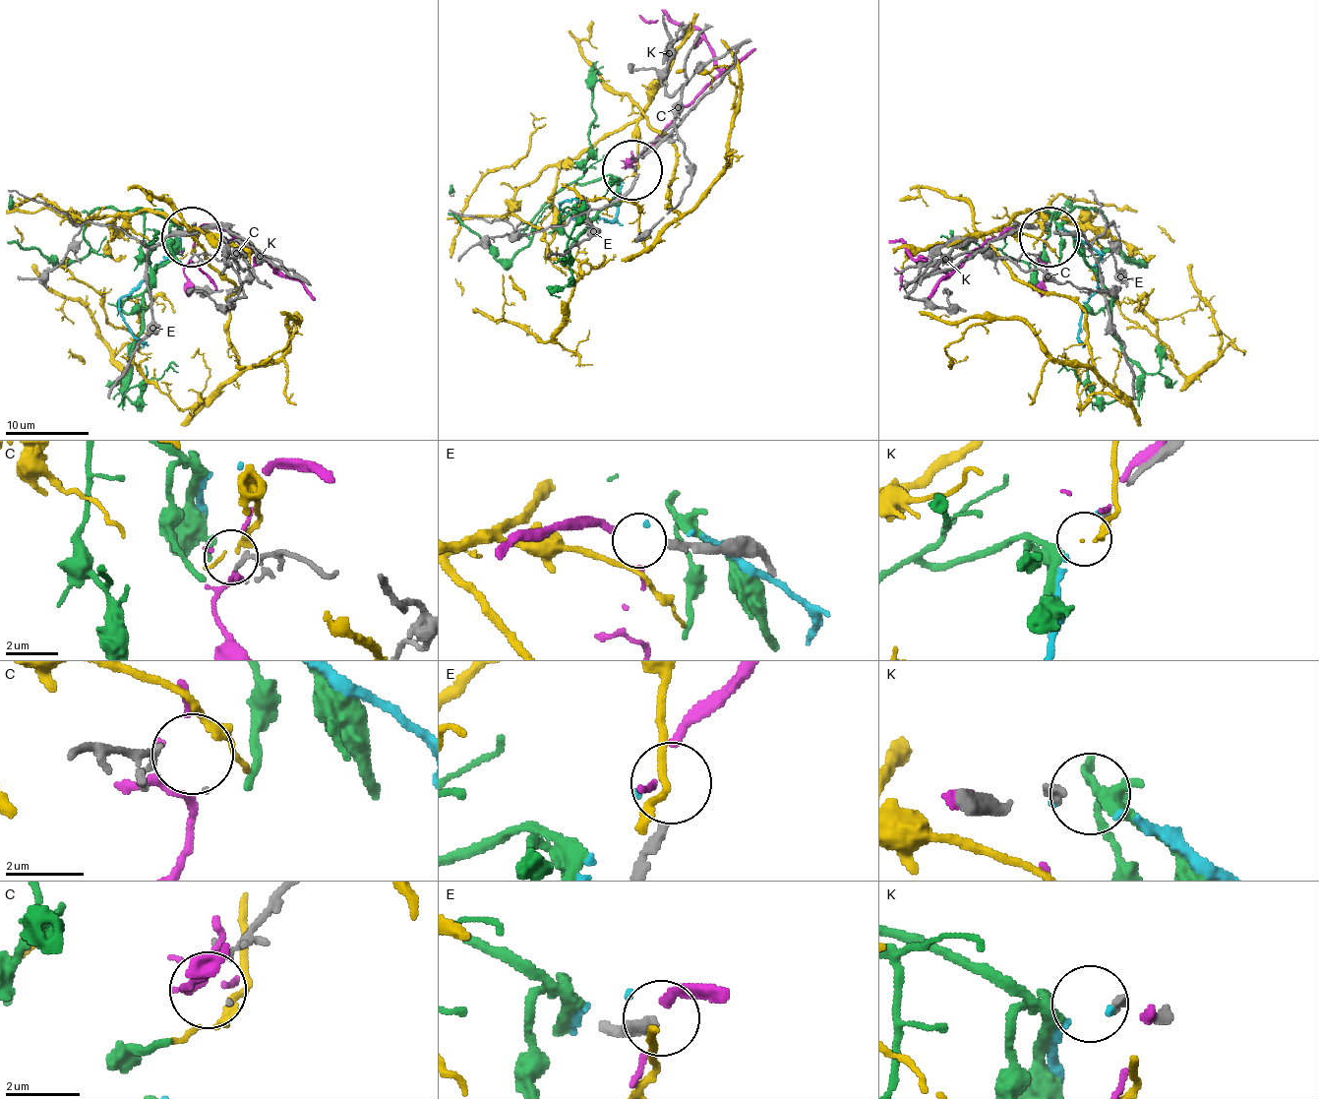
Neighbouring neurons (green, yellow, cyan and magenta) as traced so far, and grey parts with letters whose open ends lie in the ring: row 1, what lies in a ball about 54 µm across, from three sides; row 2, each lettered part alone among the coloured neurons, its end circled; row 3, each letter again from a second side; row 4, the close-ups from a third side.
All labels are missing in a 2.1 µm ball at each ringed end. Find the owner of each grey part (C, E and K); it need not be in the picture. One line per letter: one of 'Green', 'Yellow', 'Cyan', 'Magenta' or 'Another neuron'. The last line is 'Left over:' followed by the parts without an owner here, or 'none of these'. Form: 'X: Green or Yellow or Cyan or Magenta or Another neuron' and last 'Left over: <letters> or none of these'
C: Another neuron
E: Magenta
K: Green
Left over: C

